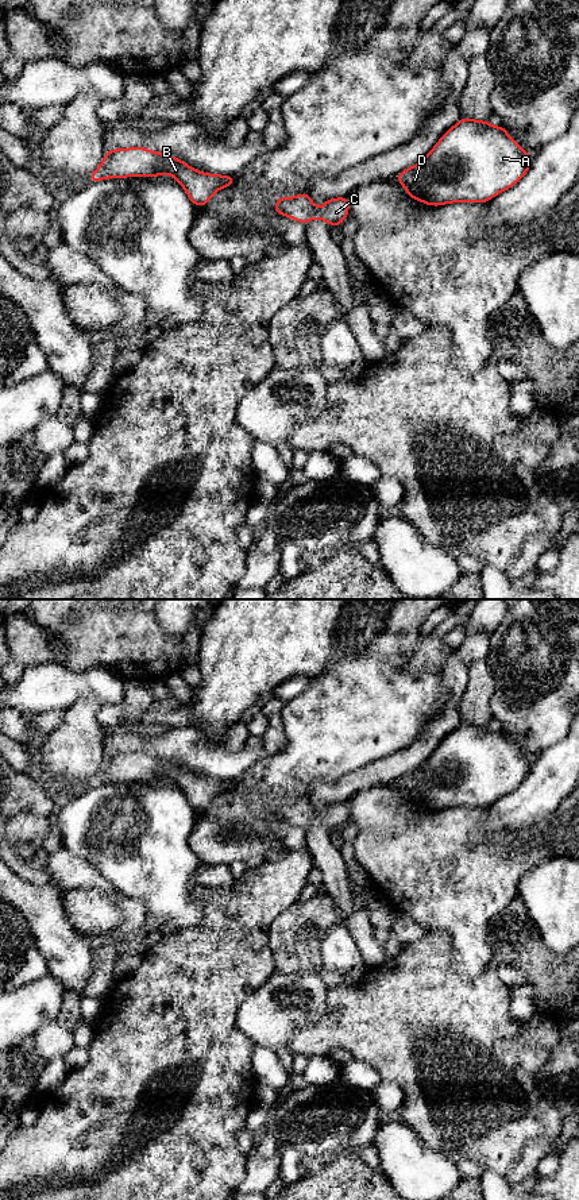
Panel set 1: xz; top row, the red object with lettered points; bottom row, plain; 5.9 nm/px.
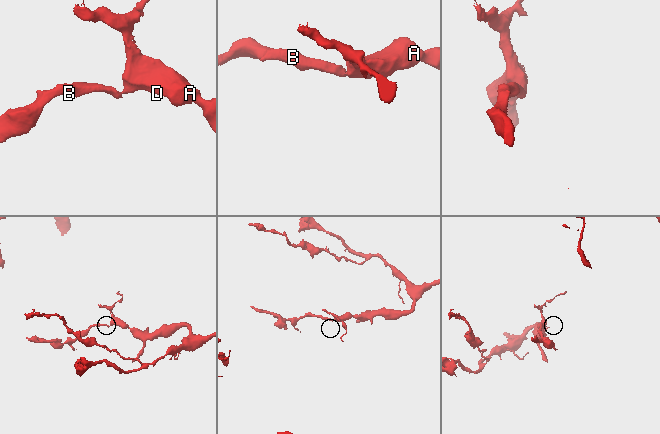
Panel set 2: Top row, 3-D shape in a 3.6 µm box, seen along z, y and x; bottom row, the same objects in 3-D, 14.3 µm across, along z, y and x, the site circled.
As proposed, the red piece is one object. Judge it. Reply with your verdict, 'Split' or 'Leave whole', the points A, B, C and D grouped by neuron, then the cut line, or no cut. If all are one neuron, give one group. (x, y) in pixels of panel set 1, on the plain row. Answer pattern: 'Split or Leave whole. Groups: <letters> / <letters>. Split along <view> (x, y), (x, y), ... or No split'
Leave whole. Groups: A B C D. No split

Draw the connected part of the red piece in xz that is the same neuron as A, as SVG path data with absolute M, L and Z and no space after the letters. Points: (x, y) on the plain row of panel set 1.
M462 722L418 768L395 783L413 804L426 810L487 807L517 788L530 765L505 732Z

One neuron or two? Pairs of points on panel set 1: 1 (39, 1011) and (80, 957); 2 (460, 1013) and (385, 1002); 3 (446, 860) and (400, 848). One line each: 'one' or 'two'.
1: two
2: one
3: one

